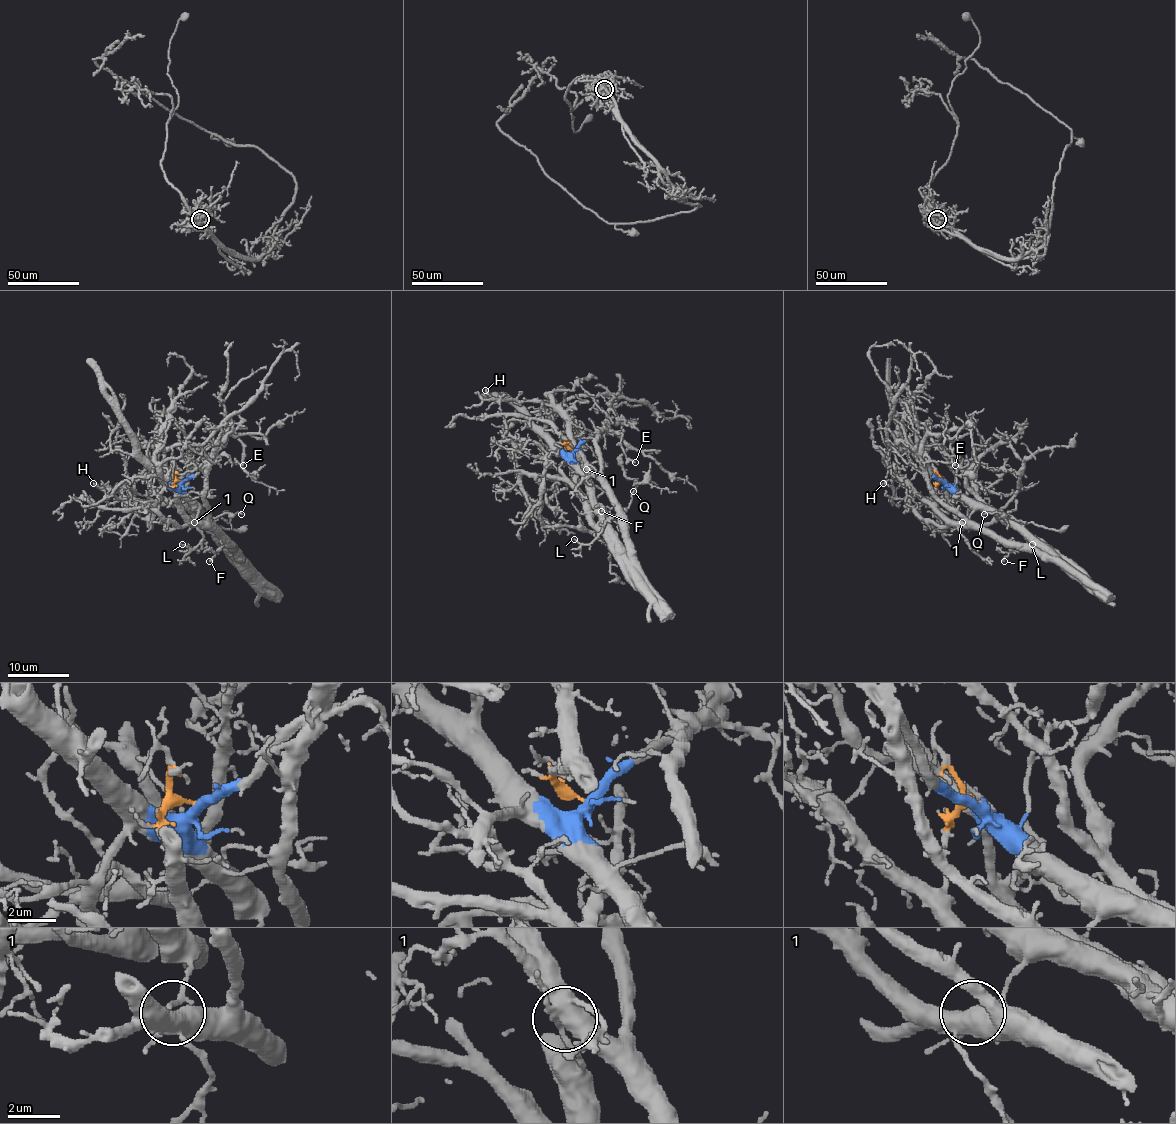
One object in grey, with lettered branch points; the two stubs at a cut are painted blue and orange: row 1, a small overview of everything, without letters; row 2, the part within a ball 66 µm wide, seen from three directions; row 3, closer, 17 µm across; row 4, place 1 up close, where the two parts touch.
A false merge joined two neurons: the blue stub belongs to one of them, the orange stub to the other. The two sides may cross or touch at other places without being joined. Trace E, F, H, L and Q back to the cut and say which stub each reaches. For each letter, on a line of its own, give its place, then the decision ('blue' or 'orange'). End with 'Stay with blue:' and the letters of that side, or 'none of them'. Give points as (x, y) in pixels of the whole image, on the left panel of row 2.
E: at (243, 465); orange
F: at (209, 561); orange
H: at (93, 483); orange
L: at (182, 544); orange
Q: at (241, 514); blue
Stay with blue: Q

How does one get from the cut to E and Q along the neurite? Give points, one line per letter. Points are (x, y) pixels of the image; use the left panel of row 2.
E: (182, 481), (175, 485), (176, 505), (193, 522), (203, 522), (211, 464), (226, 455), (228, 461), (243, 465)
Q: (182, 481), (182, 488), (208, 514), (217, 517), (225, 513), (242, 514)

